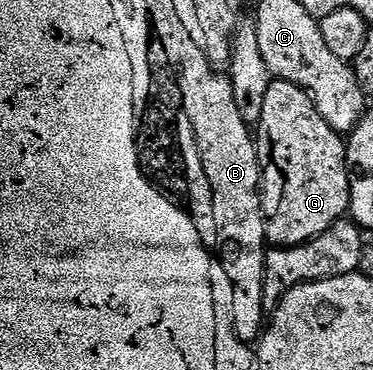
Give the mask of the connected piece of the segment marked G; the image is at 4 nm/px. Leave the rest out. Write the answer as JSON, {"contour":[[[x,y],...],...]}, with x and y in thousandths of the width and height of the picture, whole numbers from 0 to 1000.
{"contour":[[[724,216],[716,235],[716,268],[705,268],[705,311],[684,341],[684,378],[692,405],[724,403],[732,411],[732,457],[753,476],[753,535],[743,543],[732,576],[718,578],[710,600],[710,646],[724,665],[777,673],[823,657],[901,597],[936,576],[936,492],[941,459],[930,432],[930,392],[917,362],[903,359],[855,311],[839,265],[775,219]]]}

